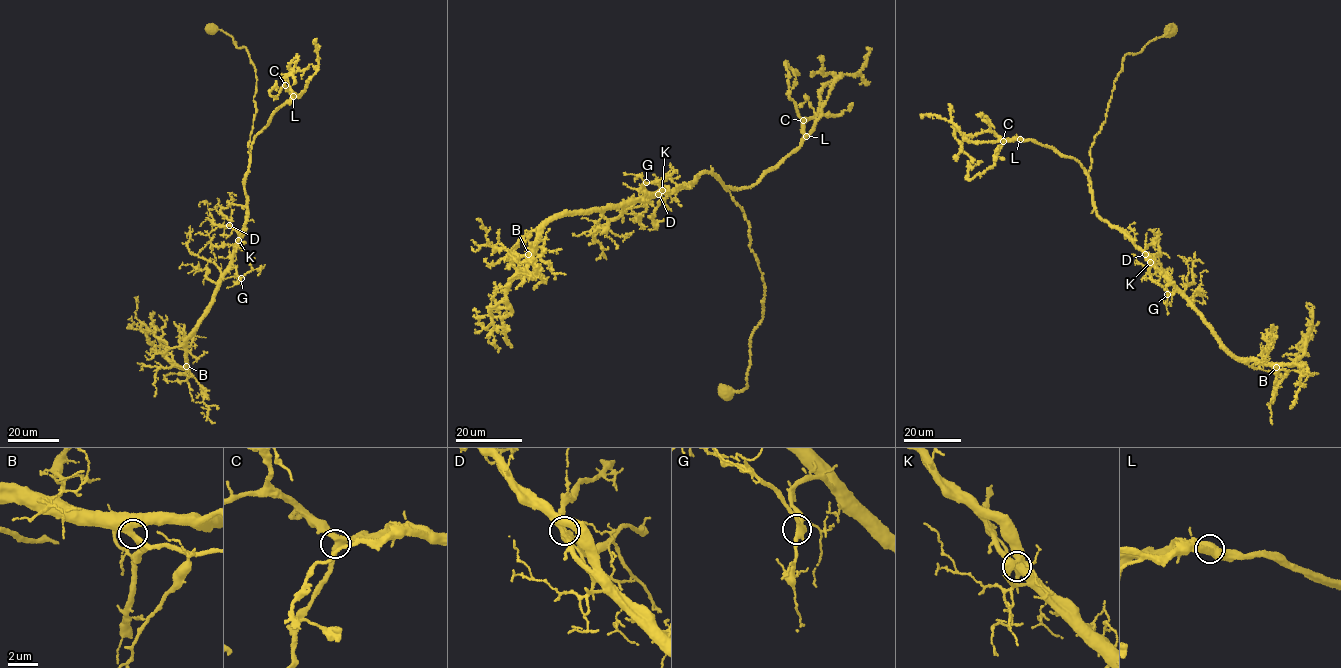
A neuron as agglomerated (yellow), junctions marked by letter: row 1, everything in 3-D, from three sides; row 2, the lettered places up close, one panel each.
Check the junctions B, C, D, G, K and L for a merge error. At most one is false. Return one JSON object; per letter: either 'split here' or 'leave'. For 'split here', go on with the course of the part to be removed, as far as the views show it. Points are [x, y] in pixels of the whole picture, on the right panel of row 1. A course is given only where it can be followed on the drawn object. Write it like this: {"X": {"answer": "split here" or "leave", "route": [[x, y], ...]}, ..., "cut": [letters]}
{"B": {"answer": "leave"}, "C": {"answer": "leave"}, "D": {"answer": "leave"}, "G": {"answer": "leave"}, "K": {"answer": "leave"}, "L": {"answer": "leave"}, "cut": []}

